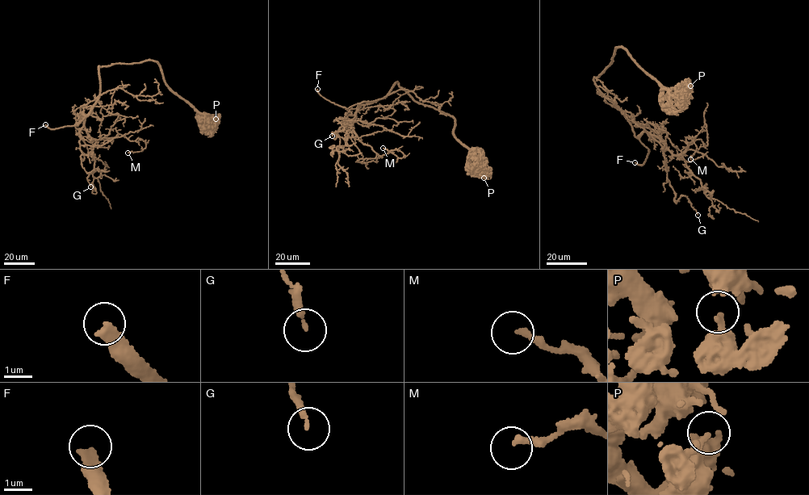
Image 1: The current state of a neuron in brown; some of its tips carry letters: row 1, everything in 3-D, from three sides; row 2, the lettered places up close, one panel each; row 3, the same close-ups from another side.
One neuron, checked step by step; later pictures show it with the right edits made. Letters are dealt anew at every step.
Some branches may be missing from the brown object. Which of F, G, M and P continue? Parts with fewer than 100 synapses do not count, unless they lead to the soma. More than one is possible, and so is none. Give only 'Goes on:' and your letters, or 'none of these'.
Goes on: F

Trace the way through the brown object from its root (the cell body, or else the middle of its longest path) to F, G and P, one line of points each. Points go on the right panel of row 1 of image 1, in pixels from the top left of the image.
F: (598, 88), (622, 111), (635, 135), (649, 149), (643, 164), (635, 162)
G: (598, 88), (622, 111), (635, 136), (647, 132), (660, 144), (674, 200), (685, 196), (697, 215)
P: (598, 88), (593, 79), (604, 72), (619, 46), (662, 90), (674, 96), (683, 85), (690, 85)

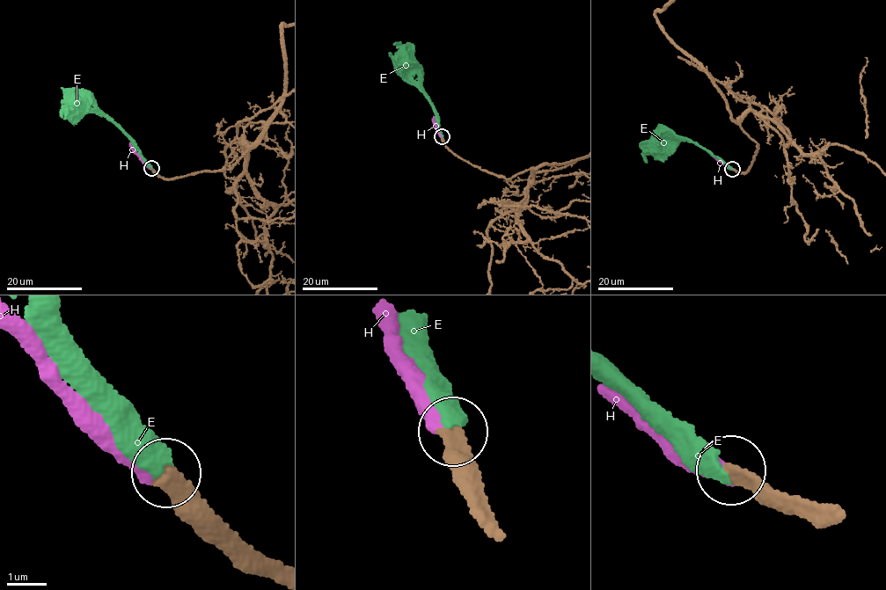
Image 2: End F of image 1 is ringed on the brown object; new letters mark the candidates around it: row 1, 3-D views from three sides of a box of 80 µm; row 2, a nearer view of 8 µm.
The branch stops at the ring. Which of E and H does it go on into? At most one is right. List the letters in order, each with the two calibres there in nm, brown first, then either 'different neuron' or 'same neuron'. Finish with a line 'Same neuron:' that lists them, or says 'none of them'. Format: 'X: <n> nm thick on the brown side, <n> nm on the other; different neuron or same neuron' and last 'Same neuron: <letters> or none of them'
E: 400 nm thick on the brown side, 360 nm on the other; different neuron
H: 340 nm thick on the brown side, 440 nm on the other; same neuron
Same neuron: H

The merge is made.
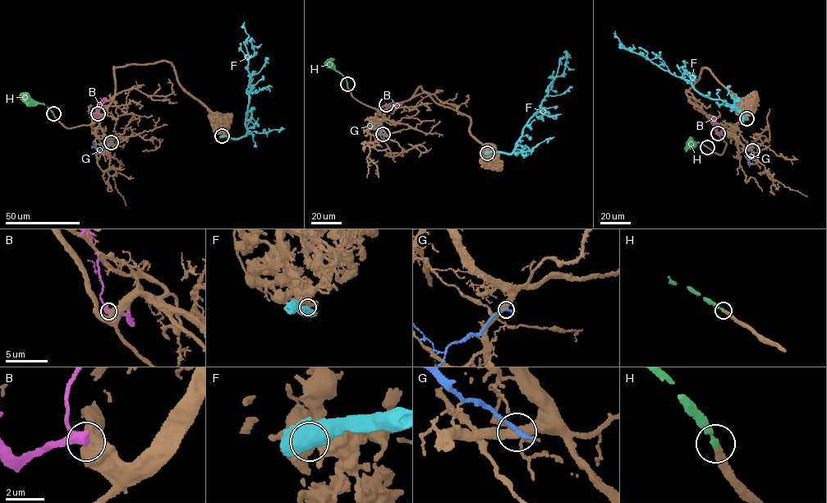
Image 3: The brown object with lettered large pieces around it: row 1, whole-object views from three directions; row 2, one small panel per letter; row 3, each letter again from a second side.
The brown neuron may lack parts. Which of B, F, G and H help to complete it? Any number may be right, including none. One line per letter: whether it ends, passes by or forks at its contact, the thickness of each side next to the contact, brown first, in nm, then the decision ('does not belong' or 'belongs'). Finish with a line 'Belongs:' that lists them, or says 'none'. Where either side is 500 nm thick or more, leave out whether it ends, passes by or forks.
B: calibres 650 and 360 nm; does not belong
F: calibres 240 and 600 nm; does not belong
G: it ends; calibres 440 and 240 nm; does not belong
H: it ends; calibres 320 and 240 nm; belongs
Belongs: H

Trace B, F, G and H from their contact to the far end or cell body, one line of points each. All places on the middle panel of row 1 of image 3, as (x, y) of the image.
B: (387, 104), (401, 104)
F: (487, 153), (510, 153), (513, 150), (521, 136), (523, 127), (539, 110), (548, 94), (560, 59), (568, 53)
G: (383, 134), (369, 123)
H: (347, 84), (342, 76), (324, 65)

